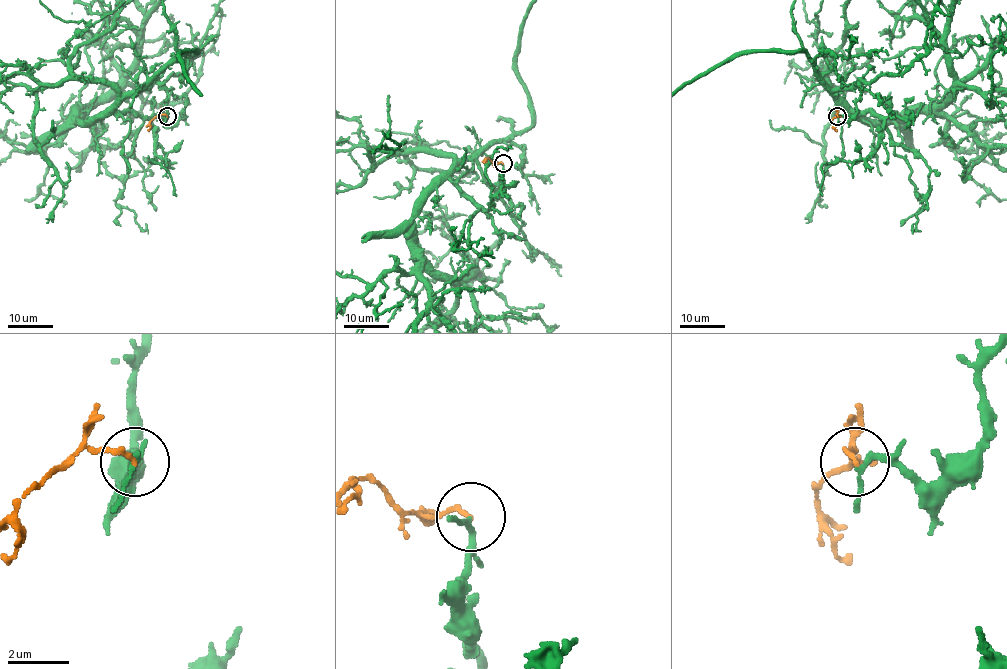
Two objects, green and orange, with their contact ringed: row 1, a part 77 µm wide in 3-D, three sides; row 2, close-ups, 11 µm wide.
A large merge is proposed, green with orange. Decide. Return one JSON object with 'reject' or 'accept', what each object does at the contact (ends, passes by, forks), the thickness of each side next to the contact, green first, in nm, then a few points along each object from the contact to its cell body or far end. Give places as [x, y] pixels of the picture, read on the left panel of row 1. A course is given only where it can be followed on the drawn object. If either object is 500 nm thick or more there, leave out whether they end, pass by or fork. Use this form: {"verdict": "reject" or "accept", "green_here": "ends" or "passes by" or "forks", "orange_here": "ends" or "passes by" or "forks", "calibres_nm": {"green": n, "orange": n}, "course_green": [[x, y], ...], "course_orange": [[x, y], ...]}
{"verdict": "accept", "green_here": "passes by", "orange_here": "ends", "calibres_nm": {"green": 160, "orange": 160}, "course_orange": [[167, 116], [158, 115], [147, 129]]}

